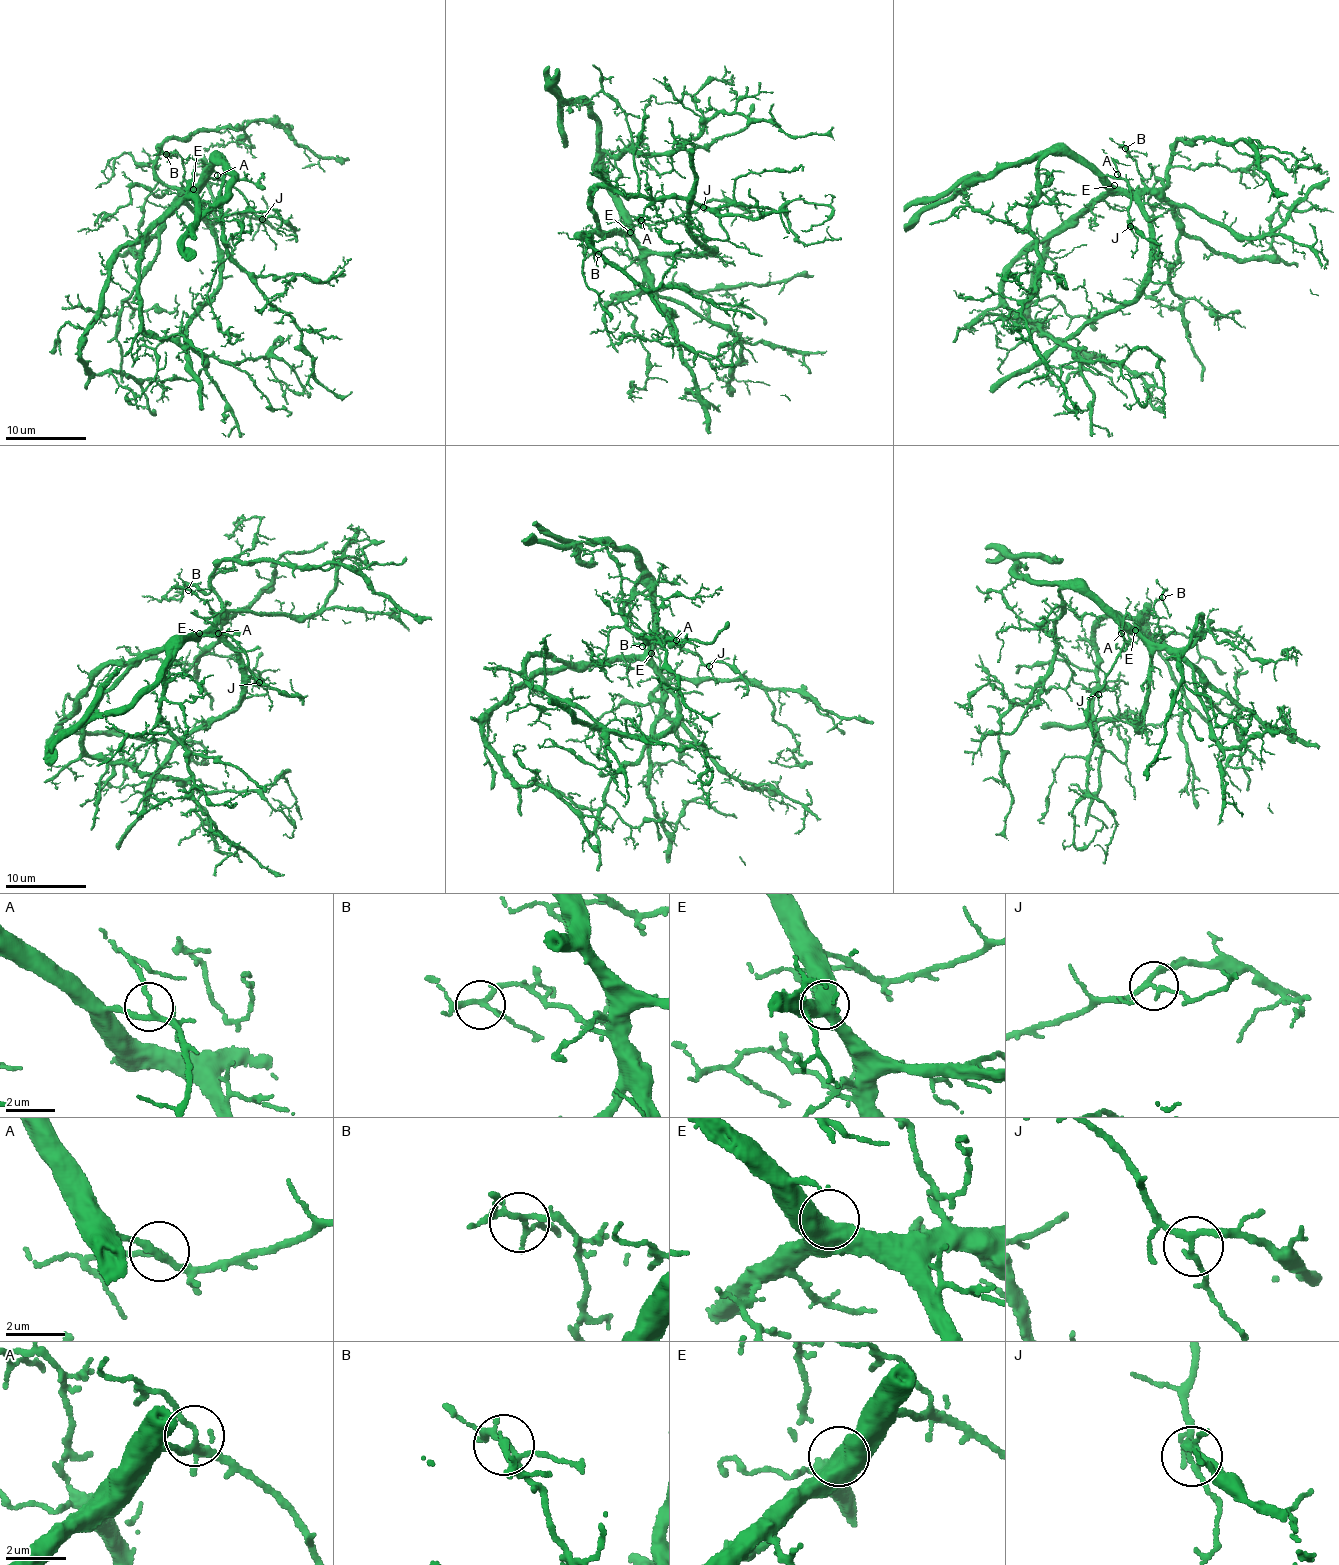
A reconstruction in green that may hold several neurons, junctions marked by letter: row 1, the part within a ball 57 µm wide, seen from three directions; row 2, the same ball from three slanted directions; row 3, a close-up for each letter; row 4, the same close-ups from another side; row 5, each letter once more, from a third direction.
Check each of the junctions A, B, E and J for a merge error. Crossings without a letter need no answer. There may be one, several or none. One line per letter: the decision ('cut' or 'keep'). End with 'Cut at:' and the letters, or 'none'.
A: keep
B: keep
E: keep
J: keep
Cut at: none

